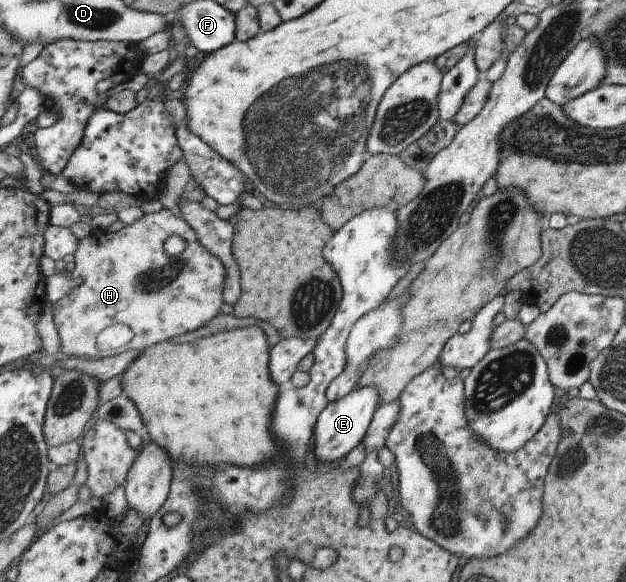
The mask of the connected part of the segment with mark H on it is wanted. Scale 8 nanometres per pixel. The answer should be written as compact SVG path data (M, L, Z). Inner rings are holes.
M167 209L145 214L116 232L95 230L80 240L73 263L71 278L81 279L81 284L53 305L60 349L67 355L101 359L133 350L147 350L167 339L175 341L179 335L203 327L221 313L227 277L225 264L199 241L197 233L184 217L177 217ZM171 235L180 236L187 247L175 257L167 255L163 247L165 239Z

